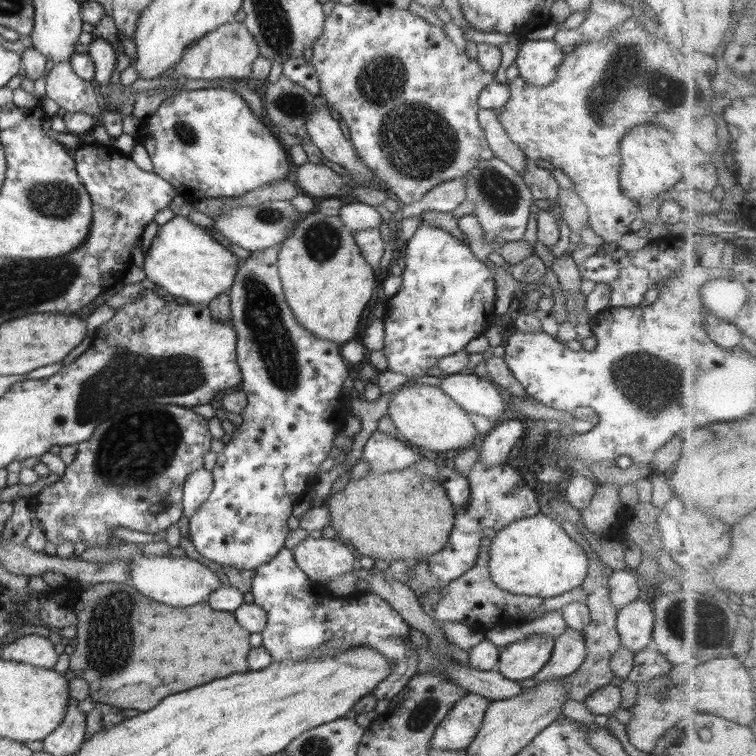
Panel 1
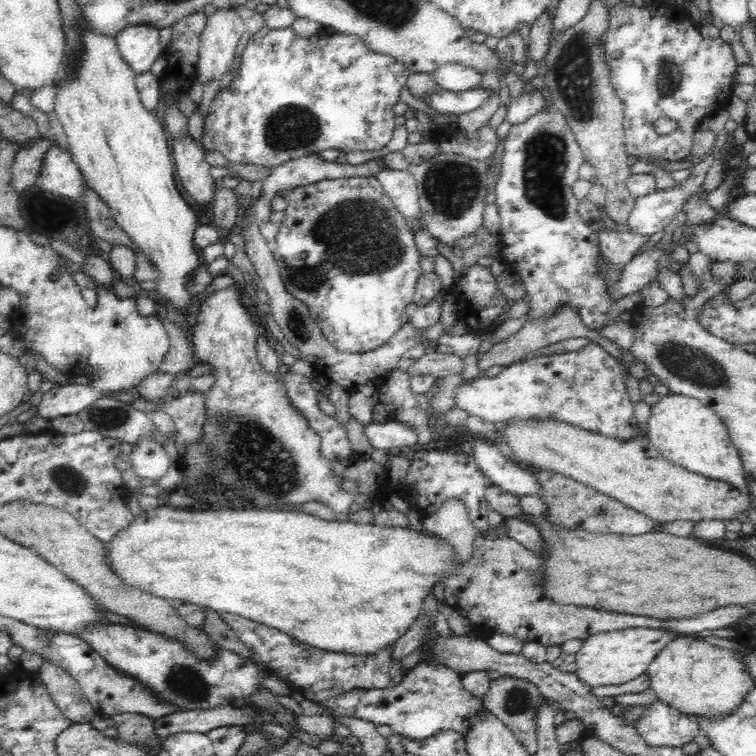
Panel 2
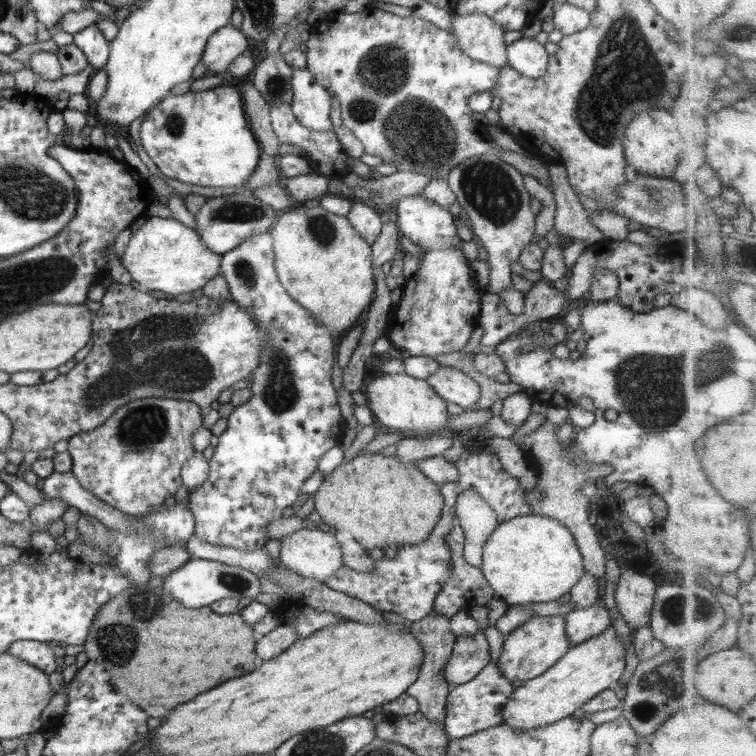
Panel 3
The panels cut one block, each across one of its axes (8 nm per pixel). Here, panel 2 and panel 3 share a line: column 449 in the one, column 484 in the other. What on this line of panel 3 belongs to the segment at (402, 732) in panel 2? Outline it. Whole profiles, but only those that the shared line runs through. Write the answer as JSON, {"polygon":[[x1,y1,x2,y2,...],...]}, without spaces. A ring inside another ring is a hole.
{"polygon":[[489,662,472,680,452,687,446,704,444,730,449,739,461,739,502,723,503,705,514,692,512,682,504,677,494,662]]}

